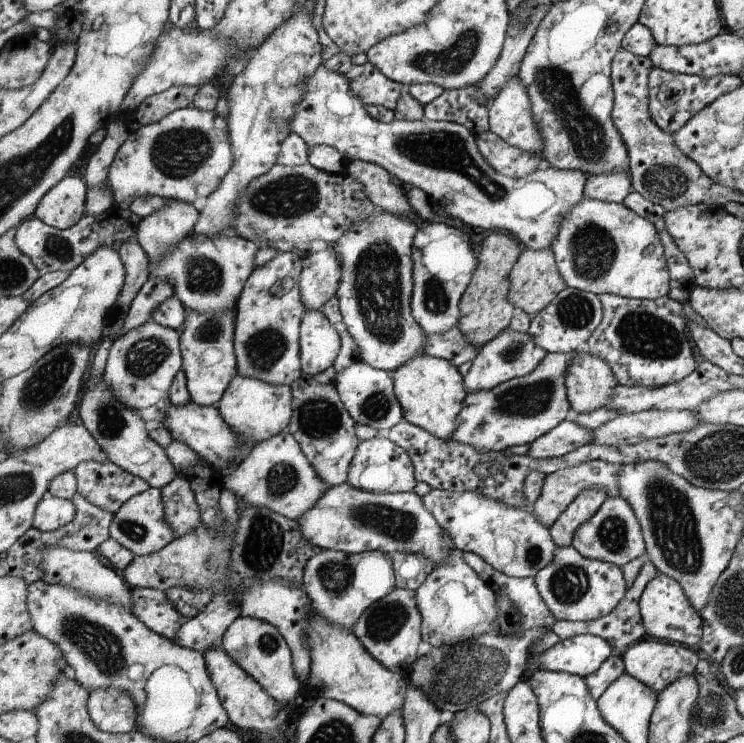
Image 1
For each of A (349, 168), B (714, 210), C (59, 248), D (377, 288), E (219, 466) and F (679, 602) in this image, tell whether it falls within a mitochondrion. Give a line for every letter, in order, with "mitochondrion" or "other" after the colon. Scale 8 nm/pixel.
A: other
B: other
C: mitochondrion
D: mitochondrion
E: other
F: other

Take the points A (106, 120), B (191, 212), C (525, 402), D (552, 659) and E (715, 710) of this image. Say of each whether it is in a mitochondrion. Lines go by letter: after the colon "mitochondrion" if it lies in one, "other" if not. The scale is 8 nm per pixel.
A: other
B: other
C: mitochondrion
D: other
E: mitochondrion

